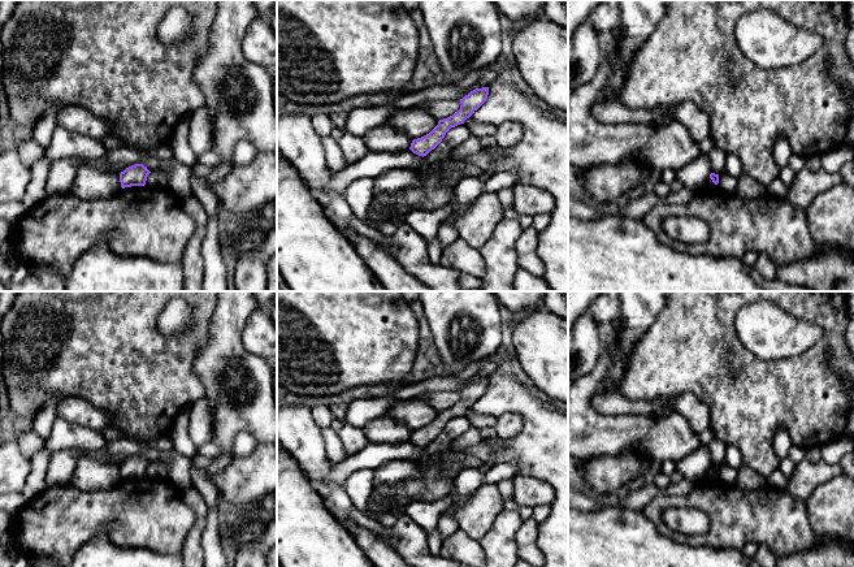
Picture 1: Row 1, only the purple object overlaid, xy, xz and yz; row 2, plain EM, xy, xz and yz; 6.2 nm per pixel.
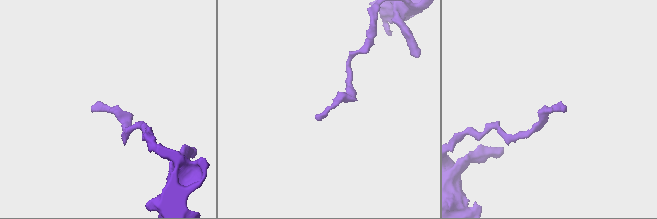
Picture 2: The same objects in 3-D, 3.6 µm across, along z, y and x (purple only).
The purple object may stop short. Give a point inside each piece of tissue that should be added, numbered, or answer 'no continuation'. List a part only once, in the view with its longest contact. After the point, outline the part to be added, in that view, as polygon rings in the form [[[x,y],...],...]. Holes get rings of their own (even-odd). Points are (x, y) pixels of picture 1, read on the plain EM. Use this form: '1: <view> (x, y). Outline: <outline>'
no continuation

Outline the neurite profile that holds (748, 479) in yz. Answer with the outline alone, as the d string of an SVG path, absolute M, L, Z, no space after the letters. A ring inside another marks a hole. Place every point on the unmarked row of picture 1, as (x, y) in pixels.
M742 464L737 469L737 480L734 485L744 490L757 490L767 485L767 479L755 469Z

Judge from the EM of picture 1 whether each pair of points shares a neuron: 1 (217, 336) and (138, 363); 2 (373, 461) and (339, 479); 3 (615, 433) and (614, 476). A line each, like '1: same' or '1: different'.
1: different
2: same
3: different

